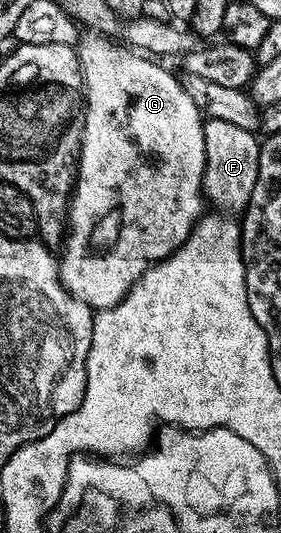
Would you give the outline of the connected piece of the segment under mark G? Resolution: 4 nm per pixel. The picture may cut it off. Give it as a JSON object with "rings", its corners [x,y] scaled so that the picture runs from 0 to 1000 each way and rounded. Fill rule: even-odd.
{"rings":[[[278,96],[278,118],[292,124],[299,158],[299,221],[292,227],[292,270],[278,281],[278,325],[263,340],[263,364],[249,368],[242,439],[206,486],[206,520],[221,533],[299,572],[324,580],[406,576],[470,542],[470,535],[548,493],[591,486],[683,437],[726,402],[719,326],[733,310],[726,276],[726,218],[712,203],[687,199],[655,174],[644,146],[623,148],[420,148],[420,103],[406,96]]]}

